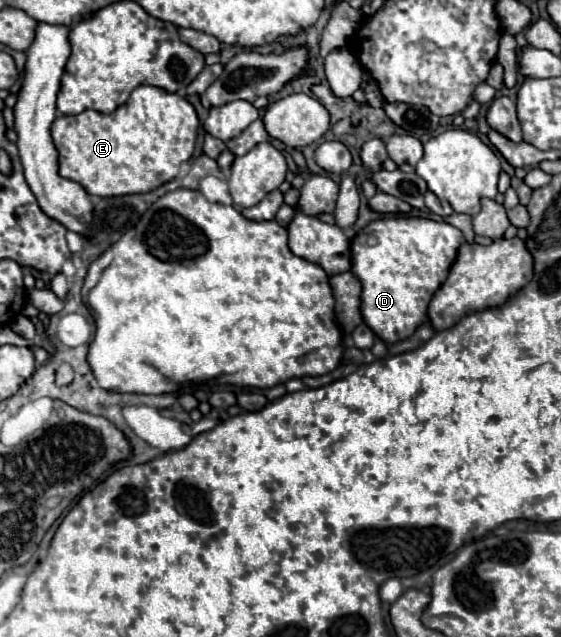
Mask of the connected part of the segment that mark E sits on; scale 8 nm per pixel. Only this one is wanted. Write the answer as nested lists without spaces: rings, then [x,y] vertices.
[[[137,86],[129,100],[111,114],[97,110],[85,110],[77,116],[57,116],[51,126],[53,144],[59,152],[59,174],[63,178],[79,182],[89,194],[101,198],[151,192],[161,184],[173,180],[179,174],[183,162],[187,162],[195,148],[199,120],[195,108],[179,94],[169,94],[157,86]]]

